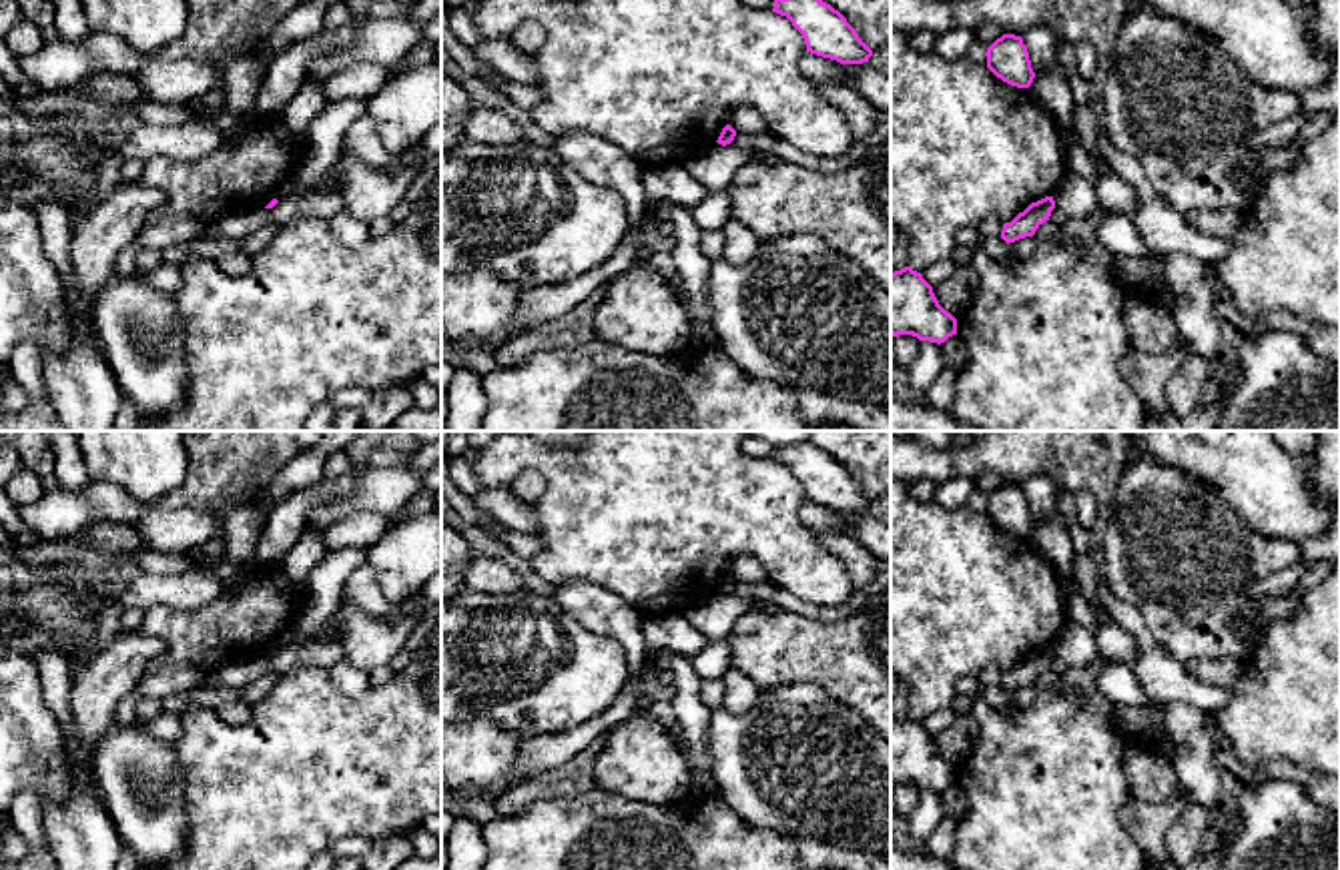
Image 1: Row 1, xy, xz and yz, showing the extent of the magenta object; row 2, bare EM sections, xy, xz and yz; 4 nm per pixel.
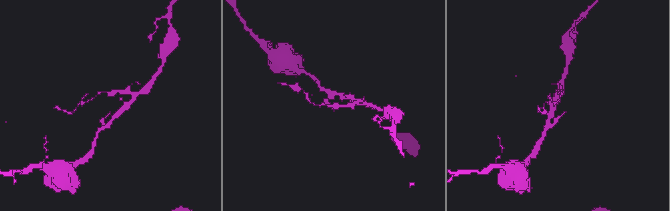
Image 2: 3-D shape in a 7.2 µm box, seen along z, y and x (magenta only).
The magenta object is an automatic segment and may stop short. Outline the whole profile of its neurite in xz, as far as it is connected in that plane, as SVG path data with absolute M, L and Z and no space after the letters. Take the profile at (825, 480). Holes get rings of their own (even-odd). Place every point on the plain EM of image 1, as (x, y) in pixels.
M810 441L776 447L772 461L792 471L810 503L841 513L863 513L873 505L873 499L859 487L847 467Z

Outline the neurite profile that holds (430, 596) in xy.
M441 573L433 575L417 593L413 601L405 601L401 607L395 607L387 617L387 621L401 621L411 615L425 615L431 607L441 603Z

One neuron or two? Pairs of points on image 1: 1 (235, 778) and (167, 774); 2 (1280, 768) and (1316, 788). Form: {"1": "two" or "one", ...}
{"1": "two", "2": "one"}

